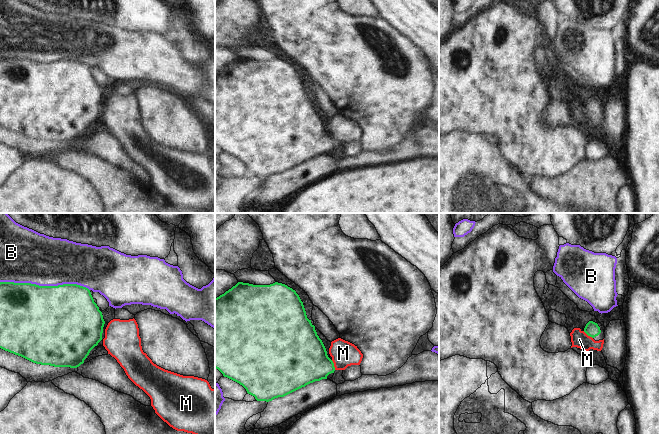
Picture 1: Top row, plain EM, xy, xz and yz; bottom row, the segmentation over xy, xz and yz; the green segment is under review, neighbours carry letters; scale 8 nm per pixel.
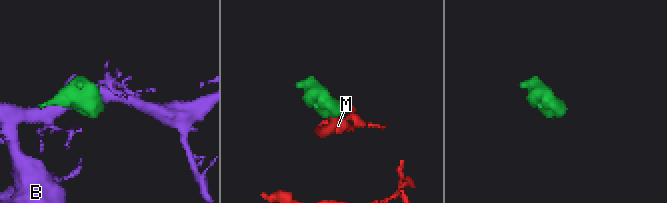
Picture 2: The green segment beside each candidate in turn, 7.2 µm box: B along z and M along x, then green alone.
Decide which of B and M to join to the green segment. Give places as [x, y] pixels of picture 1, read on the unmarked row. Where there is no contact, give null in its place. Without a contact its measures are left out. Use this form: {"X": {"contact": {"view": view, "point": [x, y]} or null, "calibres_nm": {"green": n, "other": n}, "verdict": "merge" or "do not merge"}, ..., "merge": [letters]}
{"B": {"contact": {"view": "xy", "point": [45, 62]}, "calibres_nm": {"green": 500, "other": 400}, "verdict": "do not merge"}, "M": {"contact": {"view": "xz", "point": [333, 141]}, "calibres_nm": {"green": 400, "other": 200}, "verdict": "merge"}, "merge": ["M"]}

